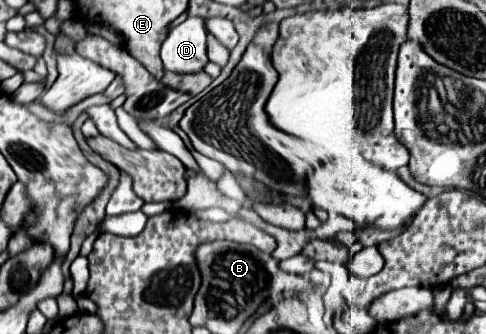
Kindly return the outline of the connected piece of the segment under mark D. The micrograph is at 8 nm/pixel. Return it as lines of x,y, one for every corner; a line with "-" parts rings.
189,16
185,22
171,28
167,40
161,46
161,60
169,72
203,72
207,64
207,32
203,18

